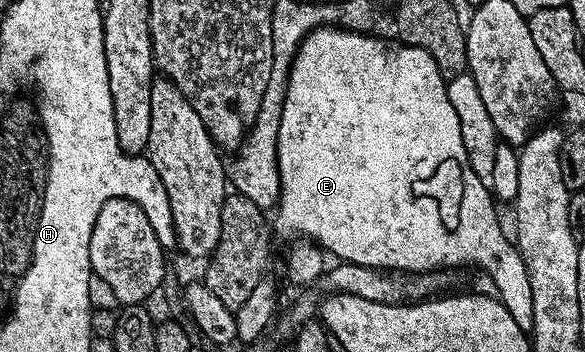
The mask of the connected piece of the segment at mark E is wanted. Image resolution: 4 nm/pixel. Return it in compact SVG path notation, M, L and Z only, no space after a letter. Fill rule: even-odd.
M321 27L311 33L300 46L294 55L294 64L290 66L290 76L286 82L286 96L284 97L284 105L280 113L280 133L278 134L278 172L280 173L280 185L282 193L280 202L276 208L276 216L278 215L278 227L276 223L276 231L282 235L298 235L294 237L305 237L307 240L313 241L319 247L325 249L335 260L343 263L355 263L356 265L364 265L365 267L377 267L387 271L396 271L399 273L413 273L415 271L440 271L443 269L455 269L454 267L479 267L488 278L494 282L493 290L496 292L497 298L502 300L502 304L508 309L508 313L512 313L512 317L516 321L516 325L520 325L520 329L529 333L532 329L532 281L528 277L528 269L522 260L522 254L518 252L517 246L508 236L502 232L502 223L498 220L498 211L496 199L491 192L491 188L480 178L476 177L476 173L472 173L472 165L468 165L468 153L464 153L464 137L460 137L460 121L456 117L456 109L452 109L452 101L448 101L448 93L446 92L447 80L443 79L440 69L436 69L436 61L432 61L432 57L428 57L428 53L424 53L424 49L419 47L409 47L407 43L401 41L393 41L389 43L386 39L377 39L377 34L363 33L361 31L343 31L340 27Z

